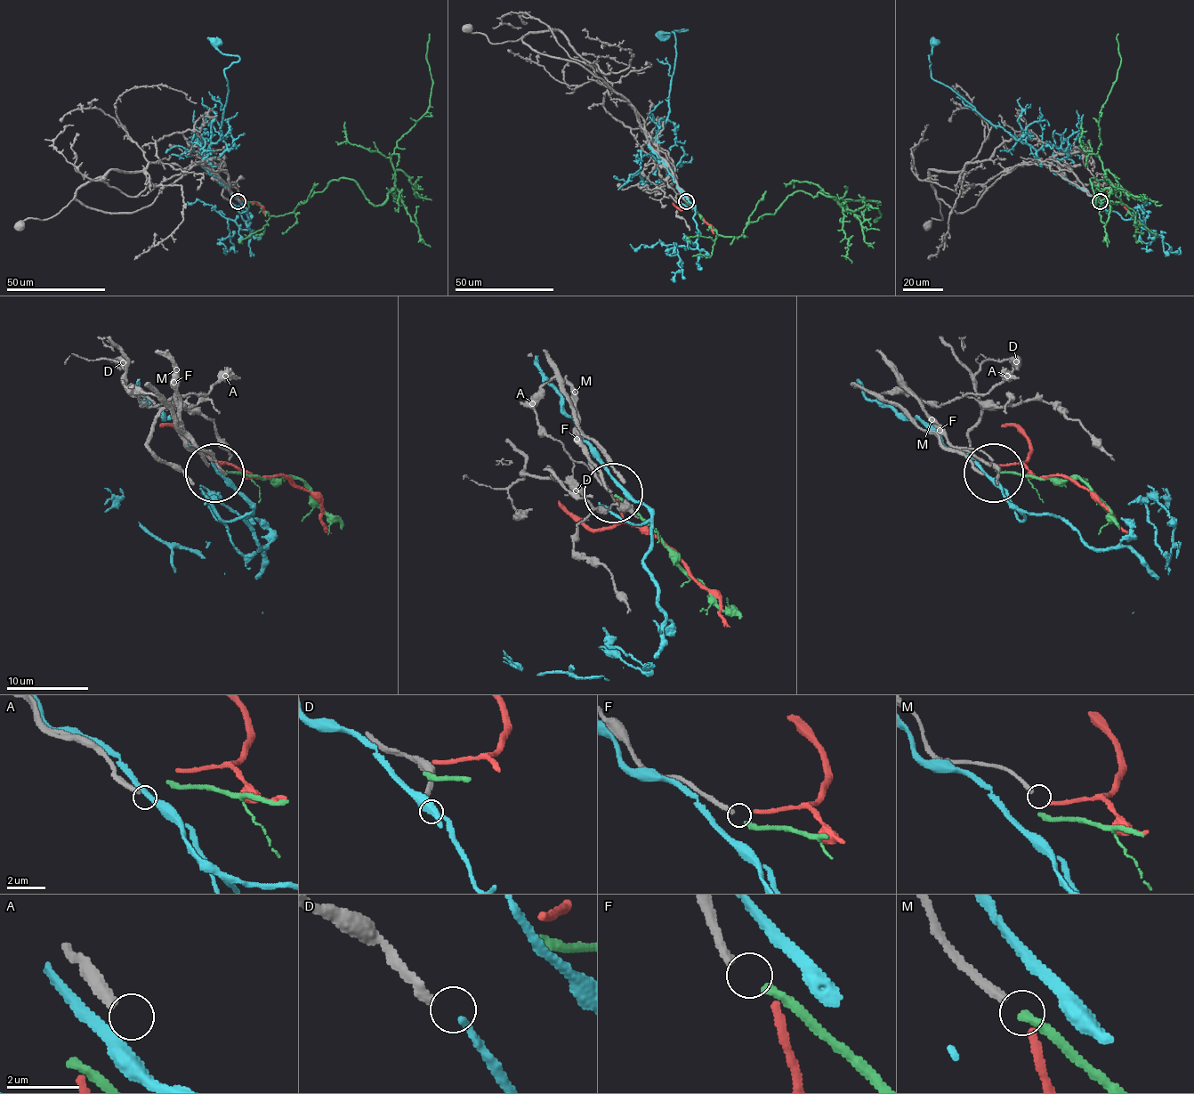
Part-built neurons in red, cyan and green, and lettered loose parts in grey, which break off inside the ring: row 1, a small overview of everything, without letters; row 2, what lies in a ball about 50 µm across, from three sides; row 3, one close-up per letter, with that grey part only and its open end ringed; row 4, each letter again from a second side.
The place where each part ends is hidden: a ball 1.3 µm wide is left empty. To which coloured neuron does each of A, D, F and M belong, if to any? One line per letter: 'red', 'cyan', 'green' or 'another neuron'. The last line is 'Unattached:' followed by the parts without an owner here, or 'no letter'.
A: another neuron
D: cyan
F: green
M: red
Unattached: A

